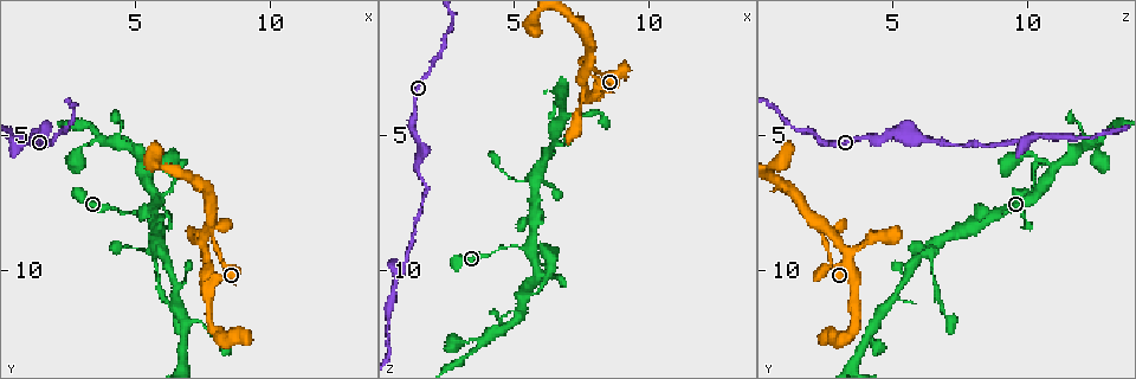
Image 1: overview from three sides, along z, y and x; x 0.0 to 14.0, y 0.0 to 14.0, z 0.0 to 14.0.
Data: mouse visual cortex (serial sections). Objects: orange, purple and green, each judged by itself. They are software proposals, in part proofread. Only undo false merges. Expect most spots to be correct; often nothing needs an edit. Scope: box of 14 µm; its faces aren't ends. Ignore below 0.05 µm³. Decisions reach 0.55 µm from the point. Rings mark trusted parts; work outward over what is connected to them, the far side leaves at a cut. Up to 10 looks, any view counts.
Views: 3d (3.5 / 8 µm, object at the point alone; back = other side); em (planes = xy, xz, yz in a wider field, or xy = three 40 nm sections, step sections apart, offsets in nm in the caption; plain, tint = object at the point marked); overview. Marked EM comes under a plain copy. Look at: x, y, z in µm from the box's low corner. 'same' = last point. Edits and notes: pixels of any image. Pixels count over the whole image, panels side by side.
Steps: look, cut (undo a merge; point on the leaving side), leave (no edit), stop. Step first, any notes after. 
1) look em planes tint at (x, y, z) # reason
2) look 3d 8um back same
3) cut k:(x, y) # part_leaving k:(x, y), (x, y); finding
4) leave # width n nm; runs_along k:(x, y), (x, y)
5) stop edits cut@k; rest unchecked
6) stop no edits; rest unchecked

look 3d 8um at (7.7, 8.5, 2.4) # a narrow waist

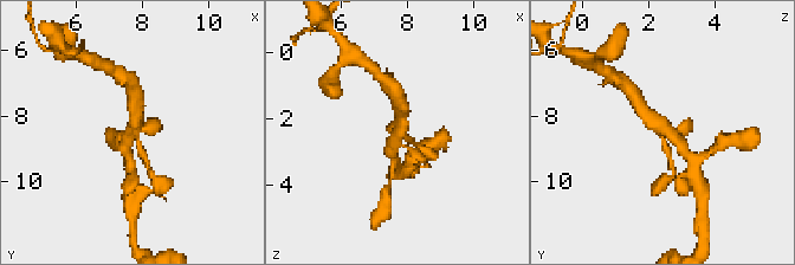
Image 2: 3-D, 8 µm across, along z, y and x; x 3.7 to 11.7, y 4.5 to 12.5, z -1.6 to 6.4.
look em planes tint at (7.7, 8.5, 2.4)

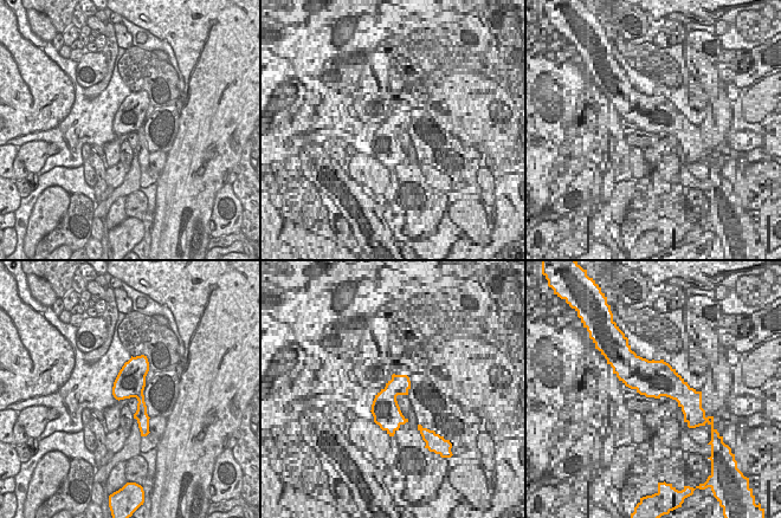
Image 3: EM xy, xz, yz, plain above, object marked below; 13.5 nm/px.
leave # arm_widths 200, 250, 350, 350 nm; continuous, no second cell

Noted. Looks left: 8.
look 3d 3.5um at (5.5, 7.9, 9.2)

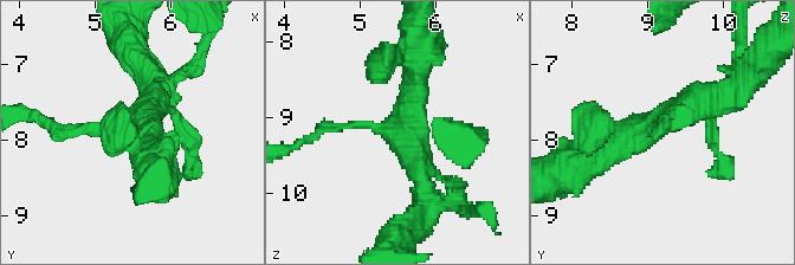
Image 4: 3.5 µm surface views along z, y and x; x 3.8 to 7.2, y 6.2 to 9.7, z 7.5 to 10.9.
look em planes tint same # arms 3; arm_widths 150, 350, 400 nm

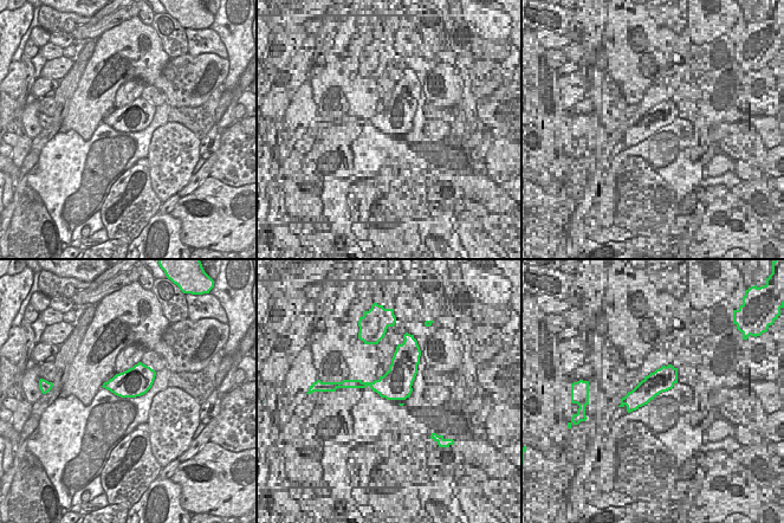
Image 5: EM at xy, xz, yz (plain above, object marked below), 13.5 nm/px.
leave # continuous, no second cell

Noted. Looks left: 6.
look 3d 3.5um at (5.8, 9.0, 6.5)

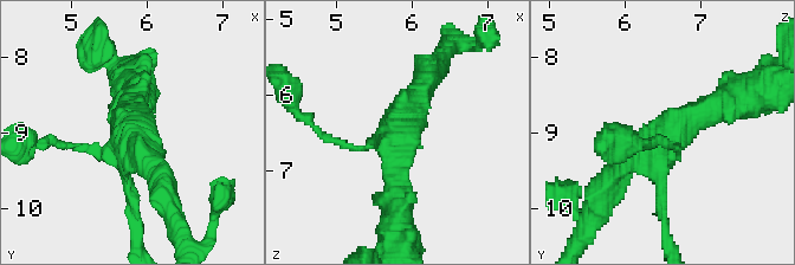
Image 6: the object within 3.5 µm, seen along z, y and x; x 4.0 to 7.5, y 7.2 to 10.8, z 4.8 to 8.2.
look em xy step 1 tint at (5.75, 9.10, 6.50) # arms 4; arm_widths 100, 150, 300, 350 nm

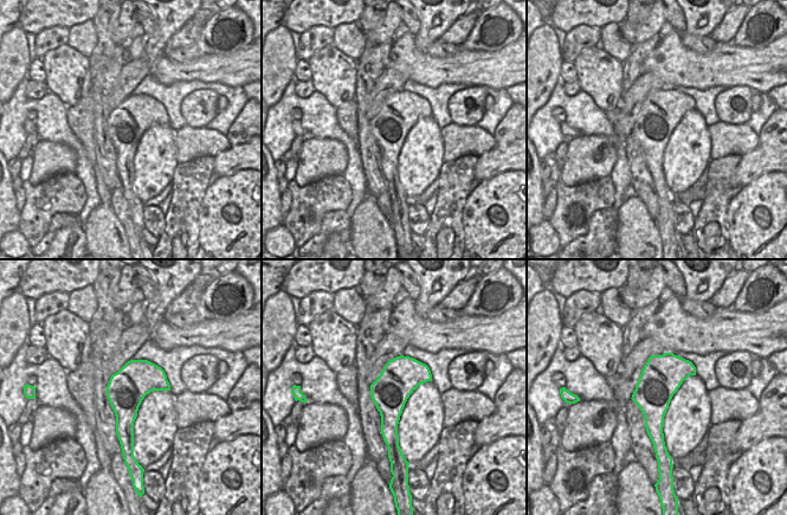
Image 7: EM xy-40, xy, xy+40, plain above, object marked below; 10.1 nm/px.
leave # runs_along 6:(723, 99), (641, 143), (607, 183); one cell here

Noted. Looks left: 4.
look 3d 3.5um at (1.4, 5.2, 6.2) # thick turns thin

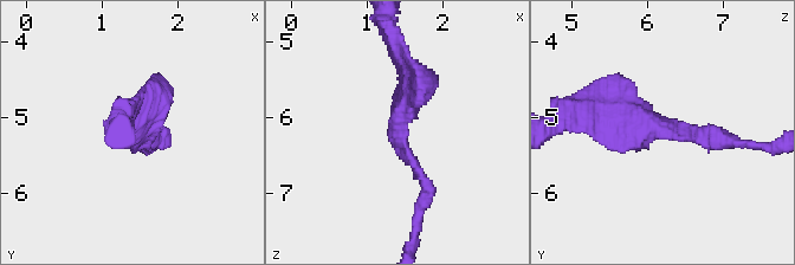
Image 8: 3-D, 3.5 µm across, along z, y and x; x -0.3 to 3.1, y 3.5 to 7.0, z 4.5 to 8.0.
look em xy step 2 tint at (1.45, 5.15, 6.25) # arm_widths 150, 400 nm; shape alone is not enough

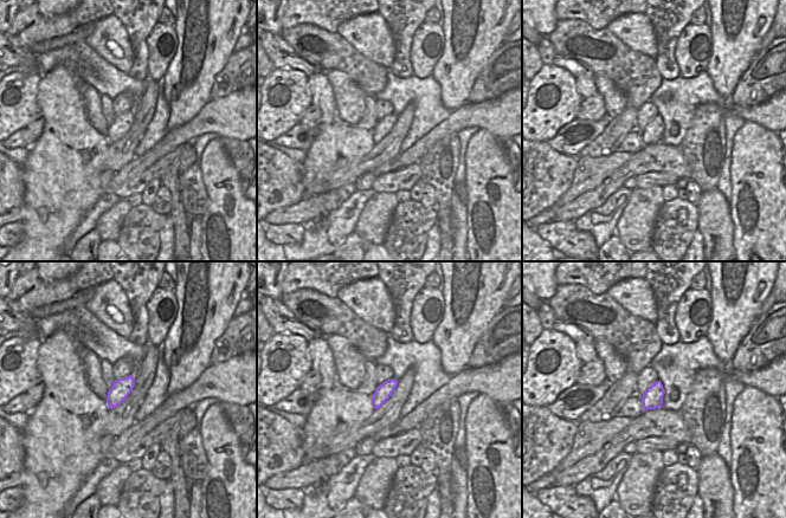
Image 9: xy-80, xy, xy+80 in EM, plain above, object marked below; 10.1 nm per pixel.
leave # runs_along 8:(596, 111), (730, 140); continuous, no second cell

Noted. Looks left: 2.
stop no edits; rest unchecked

